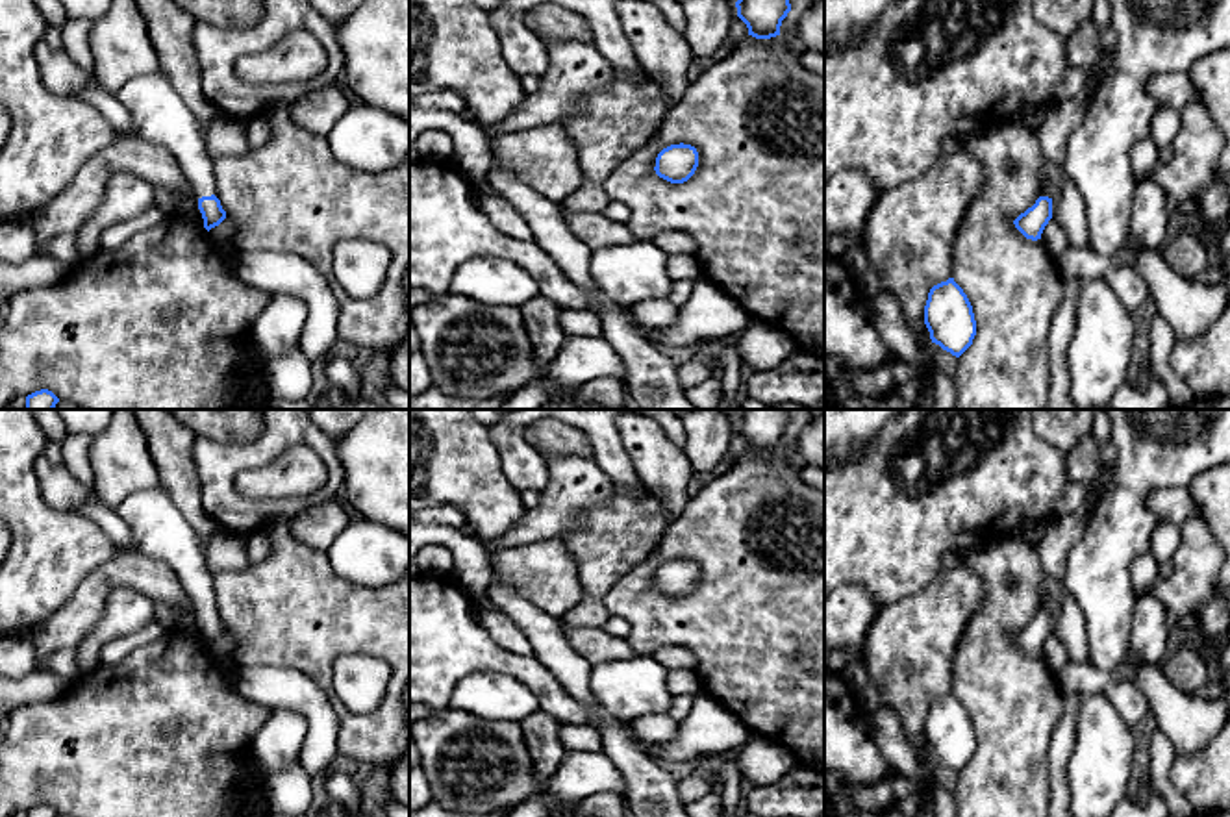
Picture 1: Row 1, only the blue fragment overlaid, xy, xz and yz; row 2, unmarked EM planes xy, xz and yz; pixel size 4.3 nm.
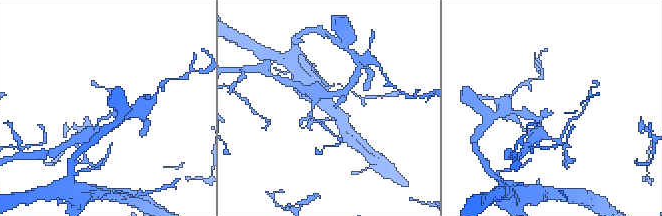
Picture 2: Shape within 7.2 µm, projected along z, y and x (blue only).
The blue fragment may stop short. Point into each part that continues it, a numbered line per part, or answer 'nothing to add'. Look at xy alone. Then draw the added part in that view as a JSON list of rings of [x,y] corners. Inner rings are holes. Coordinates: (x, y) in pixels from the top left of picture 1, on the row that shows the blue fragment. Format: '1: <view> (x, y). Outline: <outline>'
1: xy (158, 113). Outline: [[[161,69],[130,80],[117,98],[132,115],[133,137],[169,148],[198,198],[215,195],[215,165],[196,119]]]

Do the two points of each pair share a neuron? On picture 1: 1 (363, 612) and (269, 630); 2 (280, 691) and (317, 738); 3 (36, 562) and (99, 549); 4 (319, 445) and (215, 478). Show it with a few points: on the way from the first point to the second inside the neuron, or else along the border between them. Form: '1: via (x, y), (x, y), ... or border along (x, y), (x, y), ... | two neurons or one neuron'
1: via (339, 617), (293, 617) | one neuron
2: via (295, 695), (317, 717), (317, 723) | one neuron
3: via (50, 554), (56, 549), (84, 549) | one neuron
4: via (293, 436), (276, 436), (256, 454), (241, 456) | one neuron

